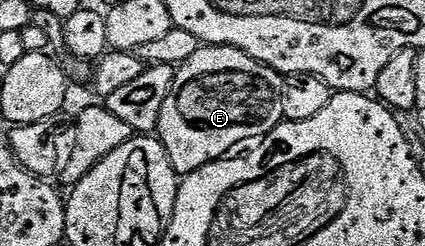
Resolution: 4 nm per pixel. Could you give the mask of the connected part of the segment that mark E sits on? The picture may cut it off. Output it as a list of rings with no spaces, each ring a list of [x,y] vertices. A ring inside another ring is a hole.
[[[201,45],[200,50],[194,52],[194,56],[190,56],[190,60],[186,60],[177,69],[170,96],[166,96],[166,104],[162,104],[158,137],[177,175],[193,174],[198,168],[231,155],[235,146],[259,140],[280,125],[284,121],[285,81],[285,75],[254,60],[238,48]]]

